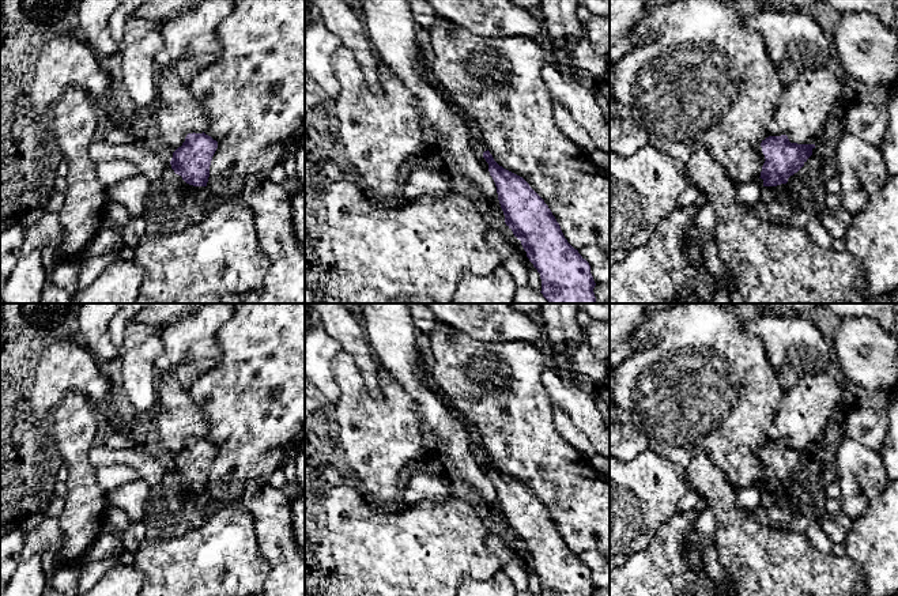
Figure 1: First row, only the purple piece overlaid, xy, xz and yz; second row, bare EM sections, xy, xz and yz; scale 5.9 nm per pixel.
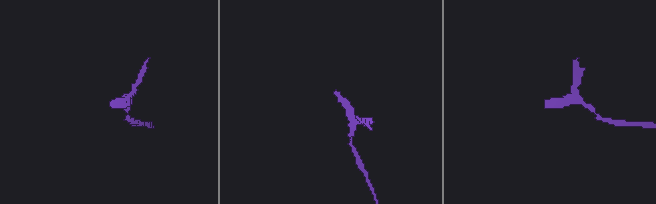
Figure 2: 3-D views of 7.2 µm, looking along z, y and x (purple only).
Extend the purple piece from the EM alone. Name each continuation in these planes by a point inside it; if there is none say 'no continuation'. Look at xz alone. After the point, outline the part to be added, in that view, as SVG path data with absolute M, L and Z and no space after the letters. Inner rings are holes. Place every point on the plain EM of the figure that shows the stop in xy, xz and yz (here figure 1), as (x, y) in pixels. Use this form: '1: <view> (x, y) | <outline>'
1: xz (475, 437) | M467 420L467 426L468 426L469 440L475 449L476 457L480 463L483 463L483 457L487 456L488 453L483 446L482 437L473 423Z

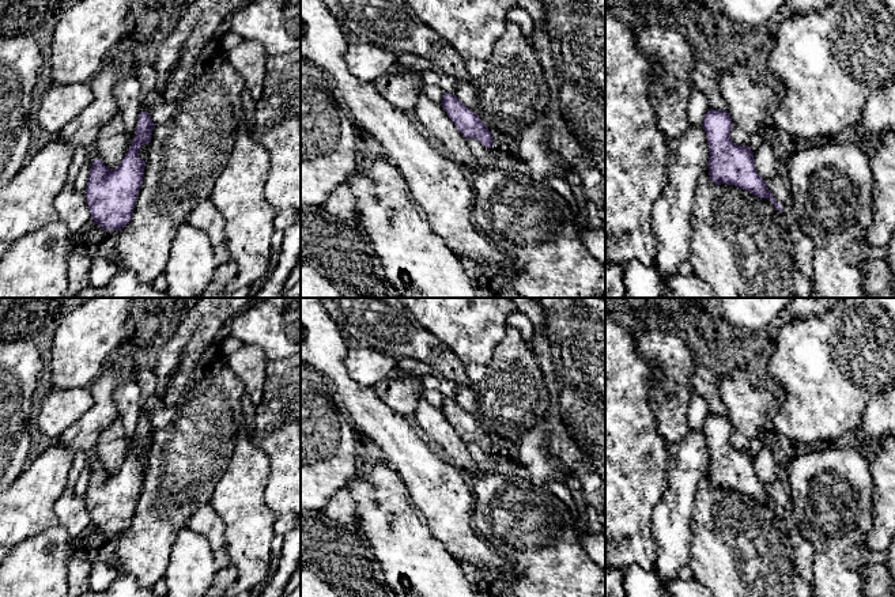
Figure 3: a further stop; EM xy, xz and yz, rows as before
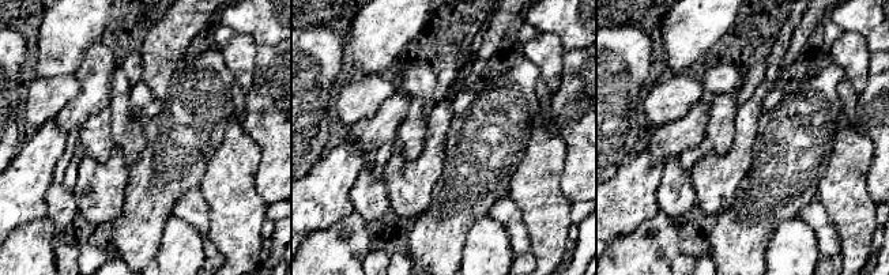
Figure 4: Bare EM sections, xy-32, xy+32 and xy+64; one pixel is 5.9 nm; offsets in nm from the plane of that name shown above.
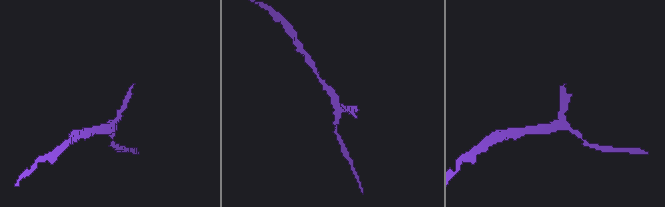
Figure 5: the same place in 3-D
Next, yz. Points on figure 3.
no continuation

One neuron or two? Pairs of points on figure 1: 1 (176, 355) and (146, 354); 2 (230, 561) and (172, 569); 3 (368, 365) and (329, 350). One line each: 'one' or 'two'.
1: two
2: one
3: two

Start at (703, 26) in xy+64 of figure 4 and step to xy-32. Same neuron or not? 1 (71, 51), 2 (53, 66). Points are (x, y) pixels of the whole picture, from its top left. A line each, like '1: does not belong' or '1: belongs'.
1: belongs
2: belongs

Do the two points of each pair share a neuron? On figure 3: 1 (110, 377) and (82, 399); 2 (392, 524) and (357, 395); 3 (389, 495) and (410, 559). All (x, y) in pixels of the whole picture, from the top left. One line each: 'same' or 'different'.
1: different
2: different
3: same

